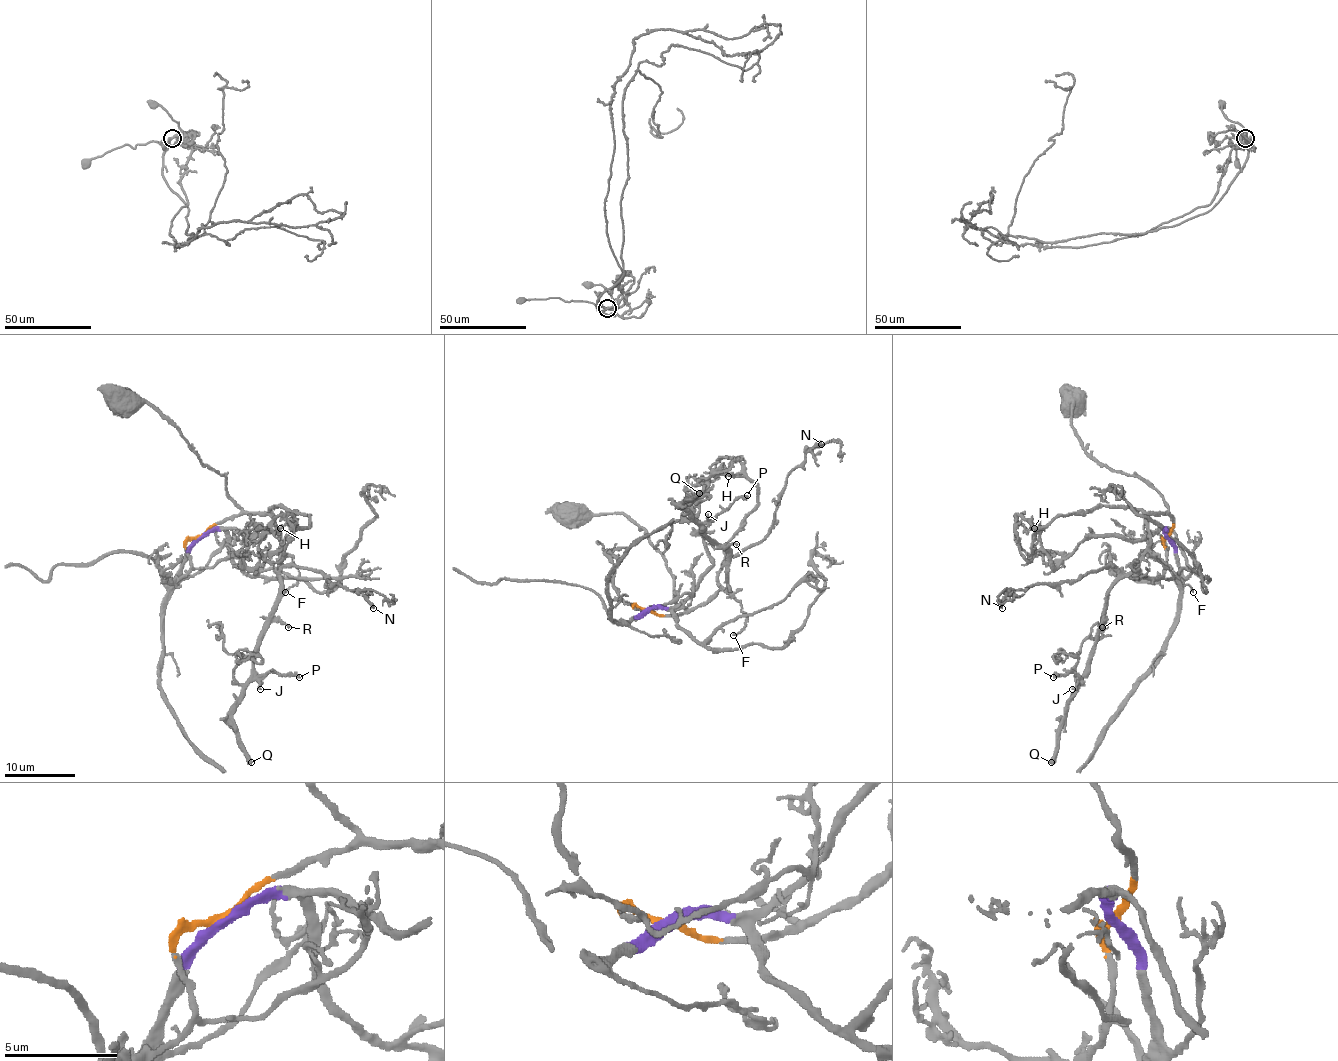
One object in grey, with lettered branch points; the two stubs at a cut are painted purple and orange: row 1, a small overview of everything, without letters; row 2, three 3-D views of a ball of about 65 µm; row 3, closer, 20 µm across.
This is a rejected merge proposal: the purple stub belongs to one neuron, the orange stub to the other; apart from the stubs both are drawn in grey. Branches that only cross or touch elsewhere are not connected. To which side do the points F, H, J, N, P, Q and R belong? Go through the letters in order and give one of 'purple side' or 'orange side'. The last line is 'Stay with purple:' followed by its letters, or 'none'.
F: orange side
H: orange side
J: orange side
N: orange side
P: orange side
Q: orange side
R: orange side
Stay with purple: none

